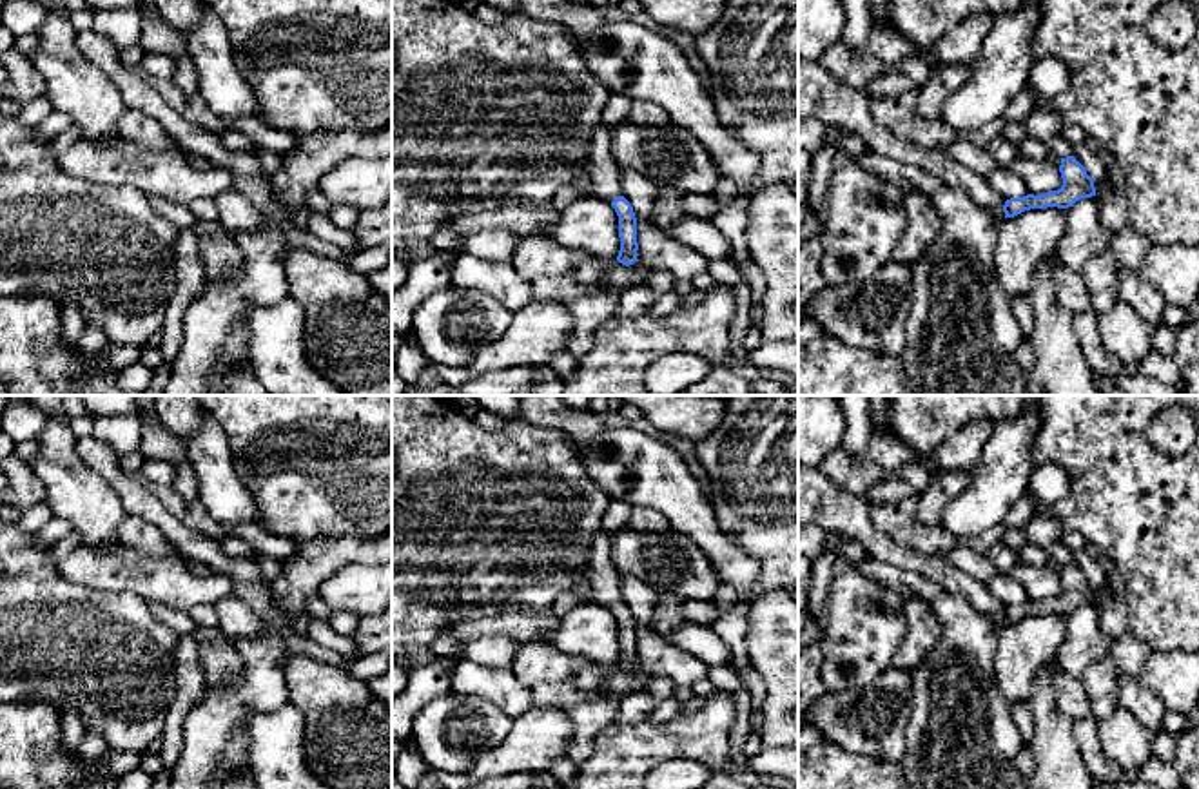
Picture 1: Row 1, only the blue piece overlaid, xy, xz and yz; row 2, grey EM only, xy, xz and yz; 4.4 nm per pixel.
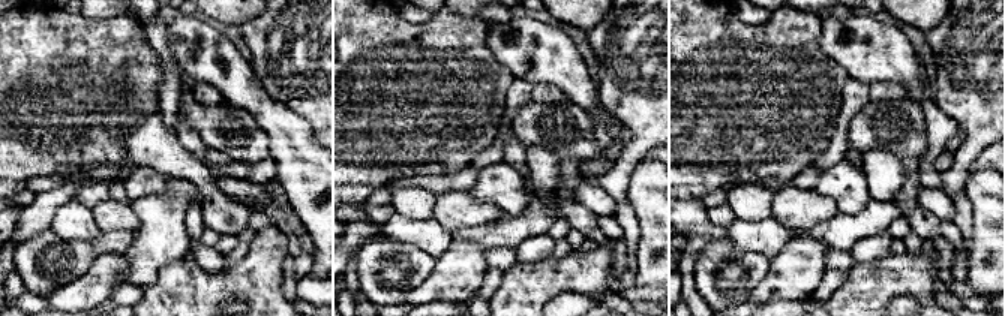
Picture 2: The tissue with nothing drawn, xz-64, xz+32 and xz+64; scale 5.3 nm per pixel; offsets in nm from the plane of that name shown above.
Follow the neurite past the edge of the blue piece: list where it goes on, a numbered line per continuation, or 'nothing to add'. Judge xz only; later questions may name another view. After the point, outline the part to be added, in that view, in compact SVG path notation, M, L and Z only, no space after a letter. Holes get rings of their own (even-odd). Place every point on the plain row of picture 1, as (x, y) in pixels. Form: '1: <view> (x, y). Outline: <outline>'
1: xz (604, 577). Outline: M602 528L593 537L588 571L599 604L611 609L622 602L620 575L611 559L611 537Z

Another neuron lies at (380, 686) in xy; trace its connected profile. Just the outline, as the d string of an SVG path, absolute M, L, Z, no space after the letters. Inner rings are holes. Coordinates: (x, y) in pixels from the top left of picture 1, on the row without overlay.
M392 667L366 682L370 693L392 713Z

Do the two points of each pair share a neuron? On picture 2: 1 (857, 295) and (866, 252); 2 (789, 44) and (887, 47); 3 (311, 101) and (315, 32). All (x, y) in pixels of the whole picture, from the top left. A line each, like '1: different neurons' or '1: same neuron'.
1: different neurons
2: different neurons
3: same neuron

